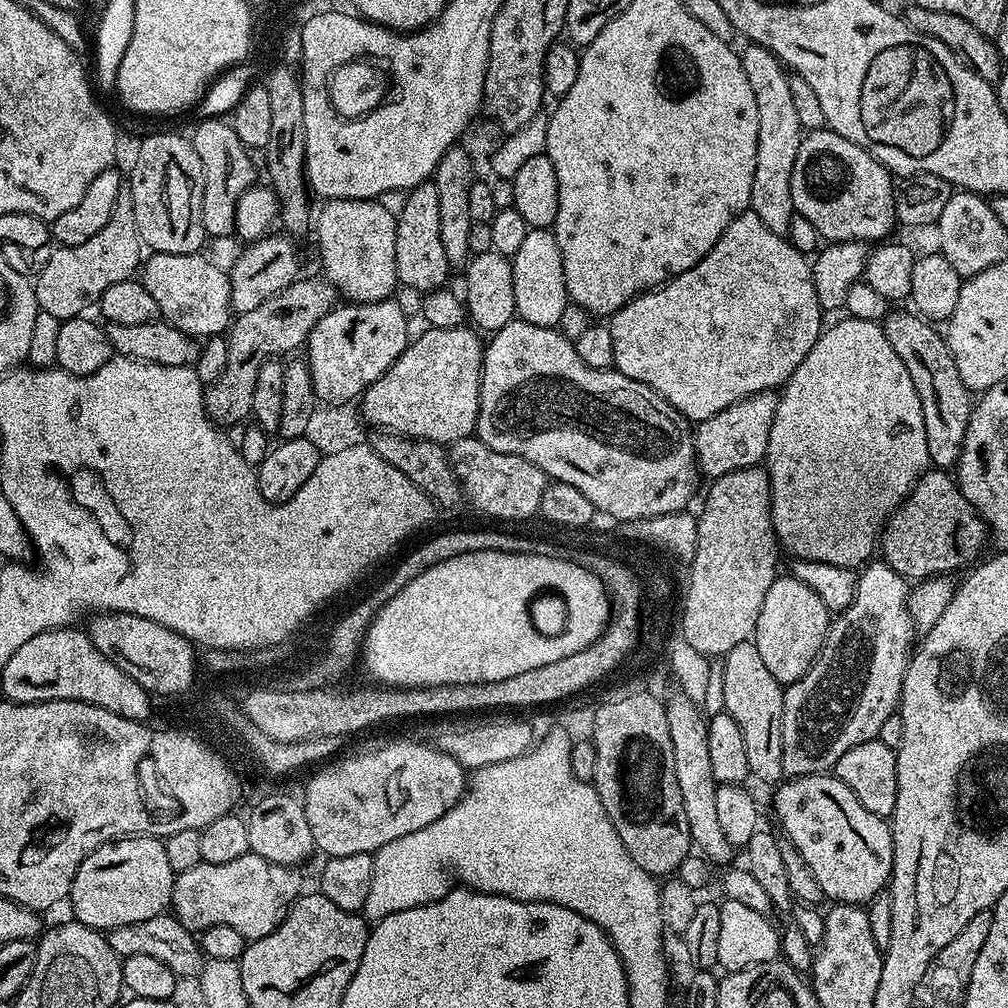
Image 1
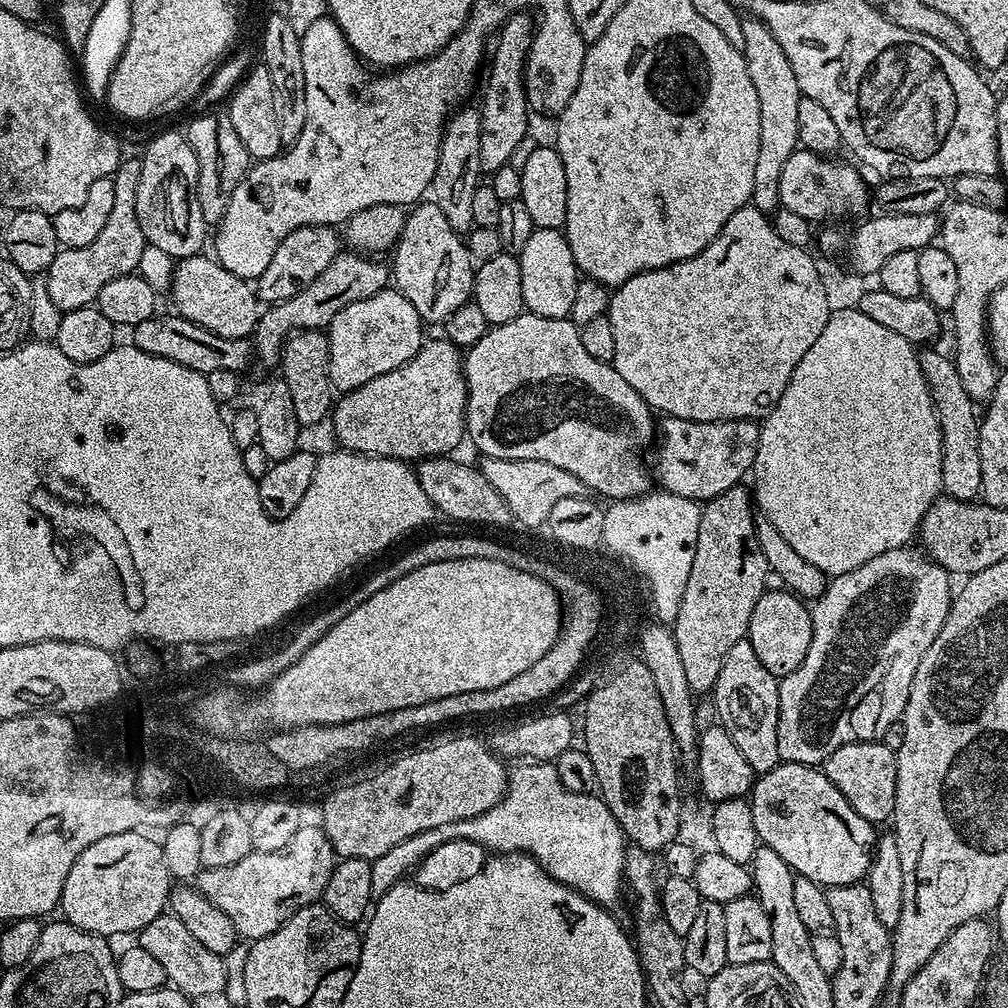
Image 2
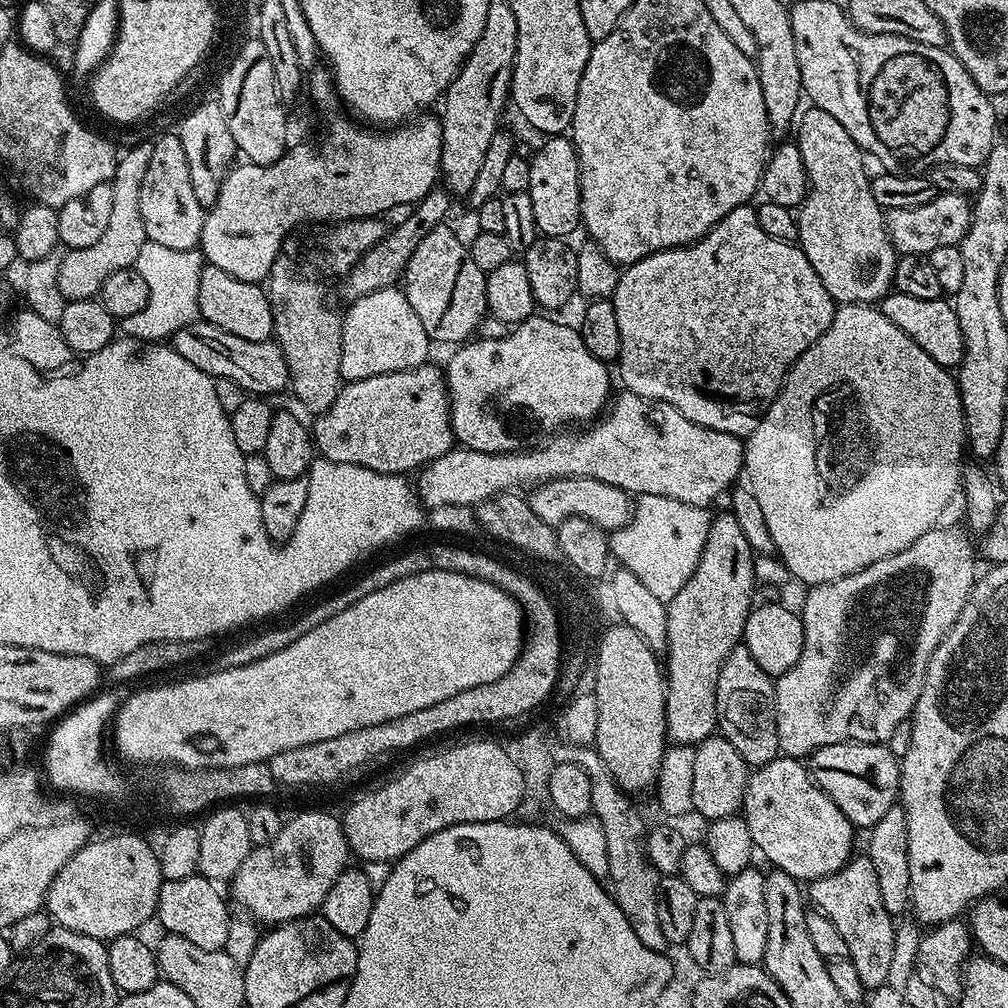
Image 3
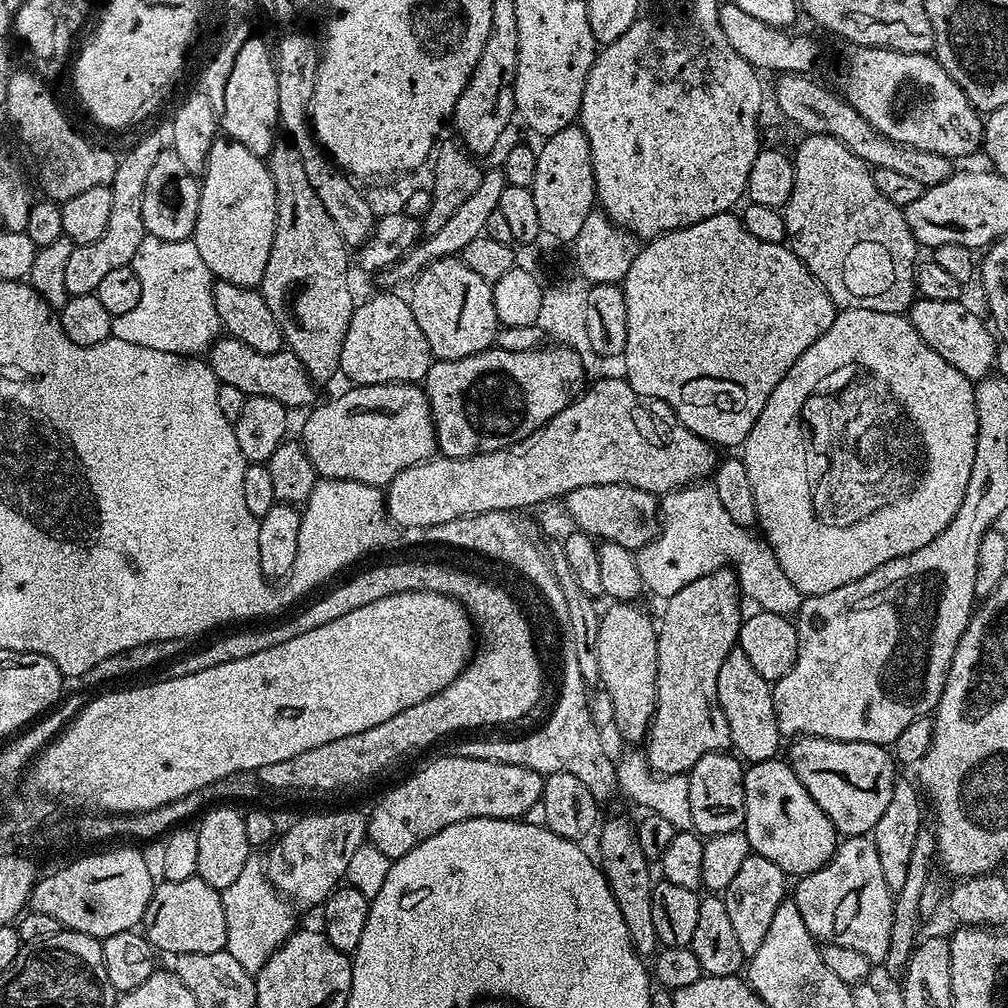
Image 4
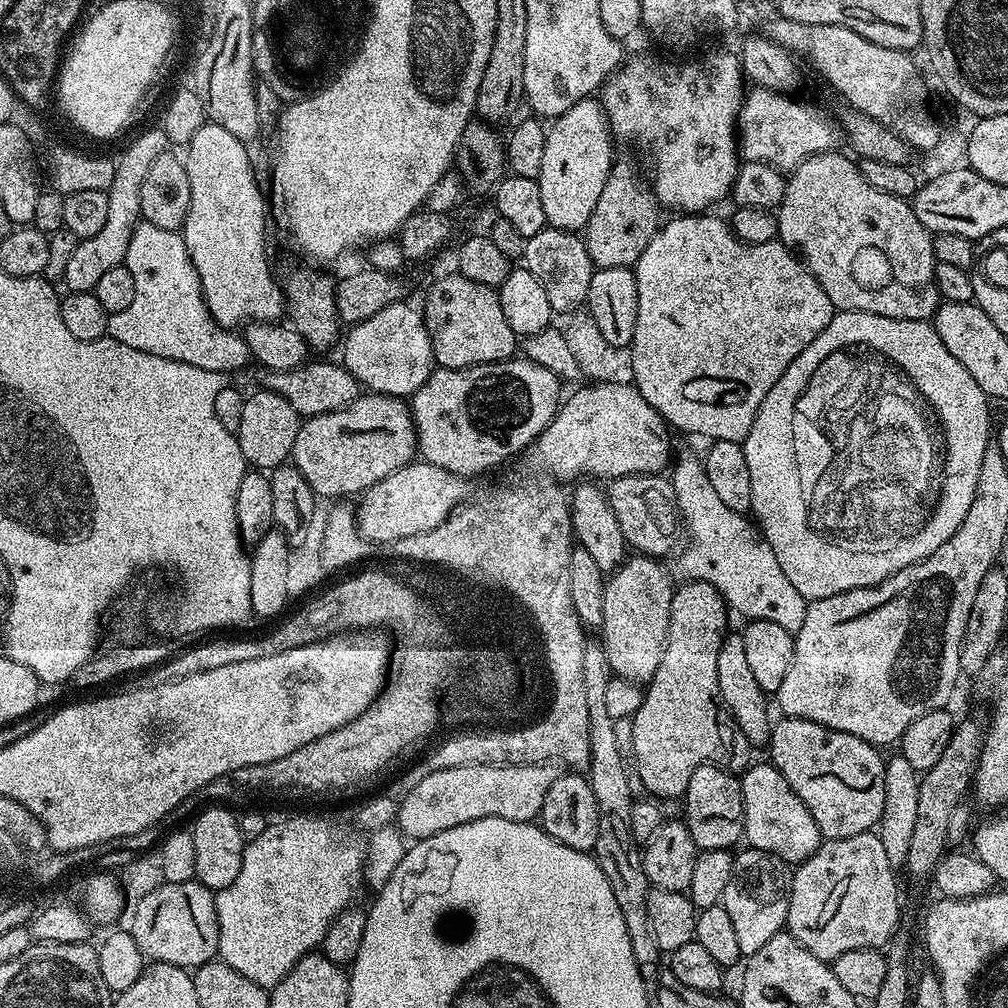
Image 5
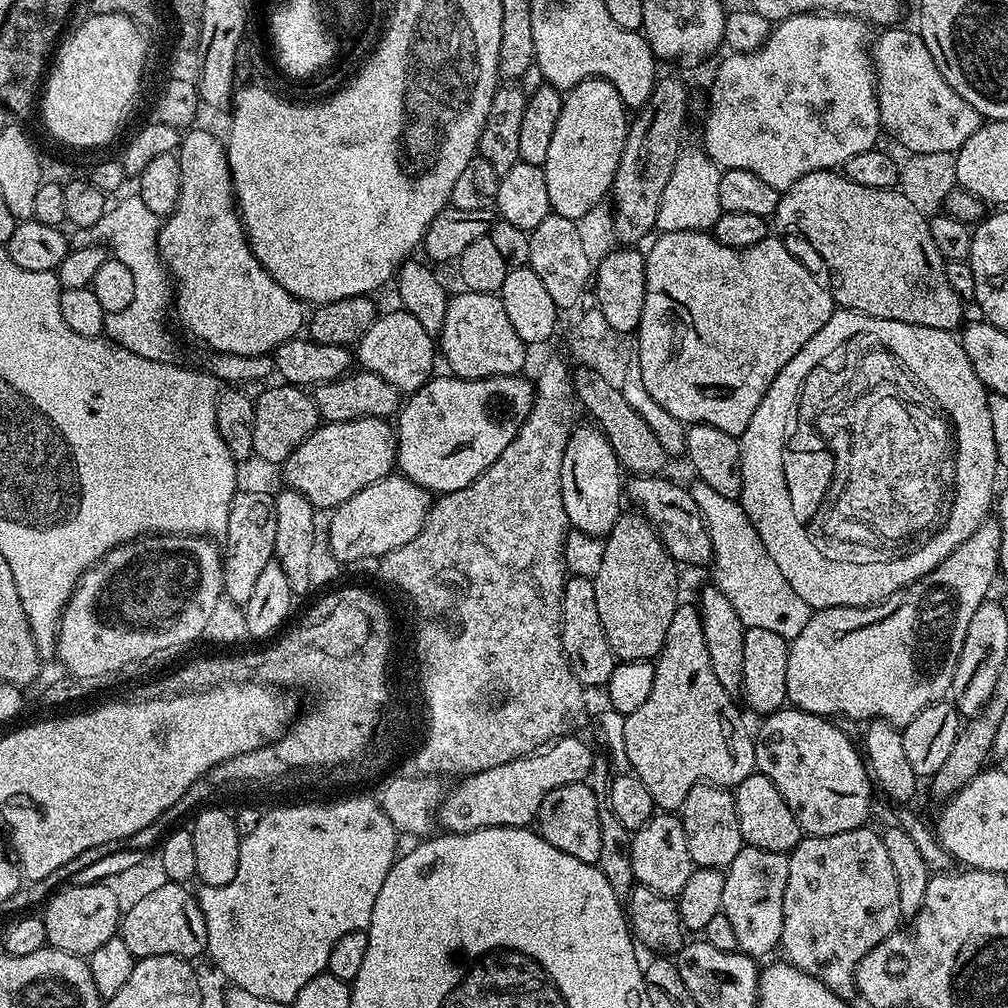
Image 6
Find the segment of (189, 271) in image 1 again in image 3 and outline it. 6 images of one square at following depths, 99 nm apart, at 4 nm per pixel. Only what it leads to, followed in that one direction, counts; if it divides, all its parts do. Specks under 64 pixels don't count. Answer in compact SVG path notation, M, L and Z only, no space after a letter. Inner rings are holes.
M208 264L201 270L201 284L198 286L199 315L207 323L218 326L230 334L238 334L238 338L246 338L246 342L262 342L272 340L274 318L270 310L267 291L260 284L242 282L226 270L218 270L218 266Z

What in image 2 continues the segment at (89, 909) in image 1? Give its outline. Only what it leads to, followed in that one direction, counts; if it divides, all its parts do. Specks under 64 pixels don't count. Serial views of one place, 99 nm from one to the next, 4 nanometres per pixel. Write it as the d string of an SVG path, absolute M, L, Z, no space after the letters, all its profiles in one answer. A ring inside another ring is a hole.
M135 831L110 834L102 838L102 842L86 846L86 850L78 854L74 866L70 866L70 874L66 874L58 908L59 911L64 911L63 919L67 923L92 932L95 936L113 938L112 936L124 936L127 932L140 933L165 911L169 900L170 877L166 870L166 862L162 858L160 845L142 838L142 834Z

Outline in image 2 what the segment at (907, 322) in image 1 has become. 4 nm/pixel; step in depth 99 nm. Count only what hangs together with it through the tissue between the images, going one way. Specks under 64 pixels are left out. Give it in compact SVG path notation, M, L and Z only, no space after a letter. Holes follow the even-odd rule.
M928 346L919 353L919 357L920 369L926 378L926 386L938 414L938 426L942 430L942 489L954 499L975 501L984 487L977 405L970 394L966 394L966 386L962 386L962 378L958 378L956 362L951 355L943 356Z

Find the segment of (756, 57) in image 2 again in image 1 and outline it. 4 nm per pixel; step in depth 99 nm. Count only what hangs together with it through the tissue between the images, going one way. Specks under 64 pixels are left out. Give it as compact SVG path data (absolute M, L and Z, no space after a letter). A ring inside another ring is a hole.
M748 42L743 46L740 52L742 70L746 70L750 90L754 90L754 102L758 102L758 154L754 162L754 186L750 190L750 211L758 214L774 234L787 237L796 211L790 194L790 174L794 174L794 158L798 158L802 139L798 109L794 106L794 94L790 94L789 73L780 59L761 44Z

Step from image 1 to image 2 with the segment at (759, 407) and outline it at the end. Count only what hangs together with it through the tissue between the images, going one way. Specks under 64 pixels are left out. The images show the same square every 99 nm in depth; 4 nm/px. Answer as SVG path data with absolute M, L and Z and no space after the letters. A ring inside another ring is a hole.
M664 416L663 419L659 421L658 424L658 444L660 440L660 453L657 454L656 456L656 472L654 468L654 476L656 479L656 476L658 479L660 479L660 484L659 487L663 489L663 491L666 492L673 492L674 494L678 494L682 498L690 498L691 500L695 500L697 502L707 502L710 500L713 500L718 494L722 494L726 490L730 490L731 488L737 487L741 483L740 480L743 478L743 476L747 477L749 473L752 471L752 463L754 462L754 458L758 454L758 438L760 437L760 424L757 423L755 420L715 420L714 422L694 422L693 420L683 420L682 418L678 418L677 416Z

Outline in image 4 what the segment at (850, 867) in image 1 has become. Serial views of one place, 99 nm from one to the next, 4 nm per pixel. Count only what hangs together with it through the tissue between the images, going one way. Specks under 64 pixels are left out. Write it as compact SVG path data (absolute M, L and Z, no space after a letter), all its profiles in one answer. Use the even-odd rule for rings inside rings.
M787 759L748 764L744 769L744 797L746 814L742 831L755 855L770 858L774 866L792 878L810 874L830 862L838 843L836 827L818 810L818 802L798 782L798 774L794 774Z

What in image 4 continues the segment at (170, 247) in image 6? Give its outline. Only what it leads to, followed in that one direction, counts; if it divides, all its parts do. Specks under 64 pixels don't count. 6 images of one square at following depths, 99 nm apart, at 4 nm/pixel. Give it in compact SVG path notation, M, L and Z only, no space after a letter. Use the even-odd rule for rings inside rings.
M218 138L210 146L200 185L194 241L217 281L256 288L266 274L266 258L276 225L276 191L267 167L248 168L246 146Z

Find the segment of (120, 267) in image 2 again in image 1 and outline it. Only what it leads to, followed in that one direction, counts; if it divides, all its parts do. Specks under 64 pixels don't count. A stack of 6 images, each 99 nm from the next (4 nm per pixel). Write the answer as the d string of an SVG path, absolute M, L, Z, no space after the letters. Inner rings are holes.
M121 186L118 190L118 202L114 206L112 220L89 238L82 242L82 246L53 247L50 254L50 262L35 277L34 285L37 294L37 306L39 311L52 314L61 322L75 320L88 307L95 305L100 296L114 282L131 280L137 275L142 264L142 245L138 226L134 222L134 202L127 186Z

